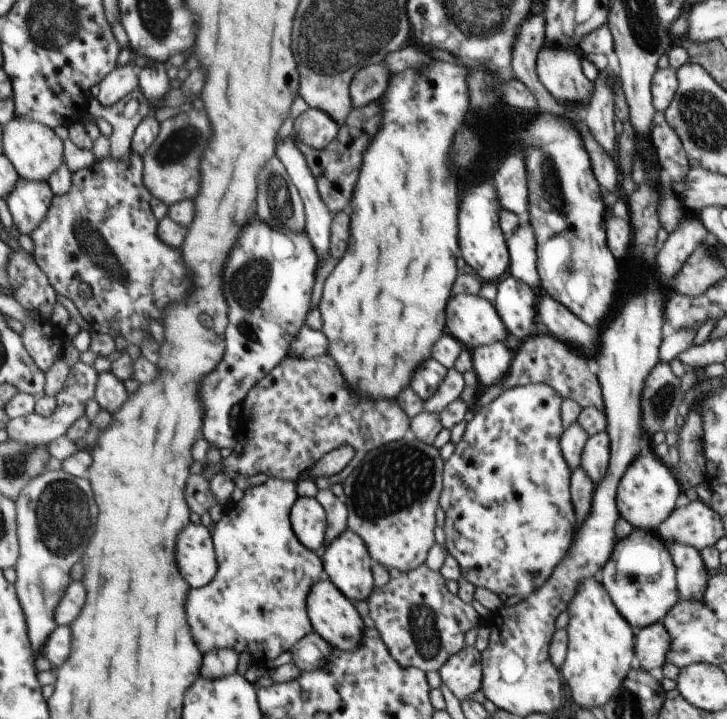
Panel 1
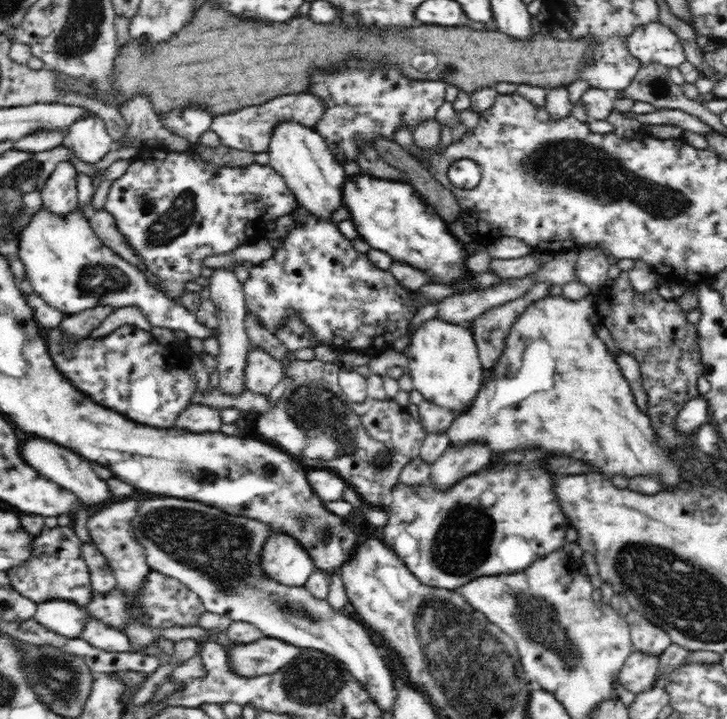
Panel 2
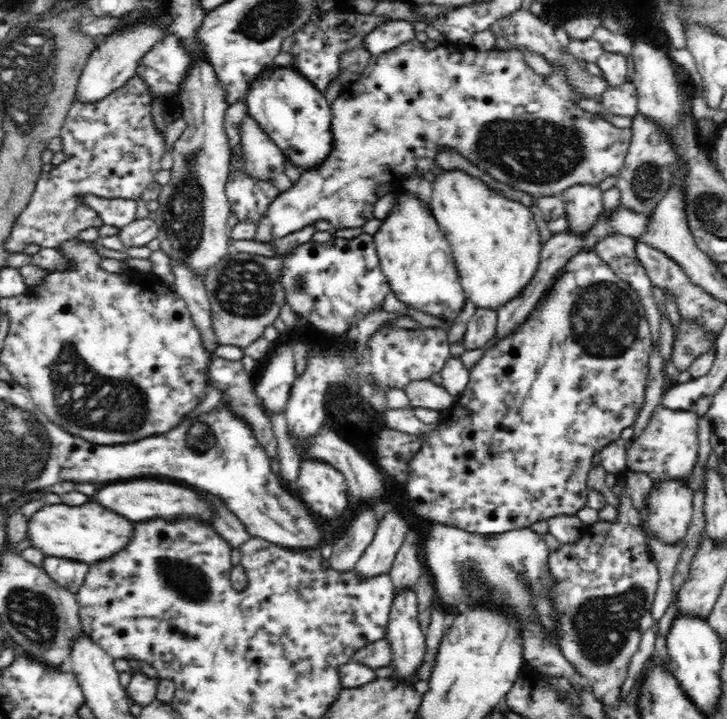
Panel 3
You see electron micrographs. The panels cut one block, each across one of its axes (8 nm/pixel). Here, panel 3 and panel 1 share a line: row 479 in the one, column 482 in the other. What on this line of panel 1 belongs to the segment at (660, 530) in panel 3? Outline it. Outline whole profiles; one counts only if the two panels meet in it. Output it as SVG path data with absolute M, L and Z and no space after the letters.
M473 643L453 654L439 670L444 686L448 686L460 701L472 697L474 692L482 688L483 672L481 651Z

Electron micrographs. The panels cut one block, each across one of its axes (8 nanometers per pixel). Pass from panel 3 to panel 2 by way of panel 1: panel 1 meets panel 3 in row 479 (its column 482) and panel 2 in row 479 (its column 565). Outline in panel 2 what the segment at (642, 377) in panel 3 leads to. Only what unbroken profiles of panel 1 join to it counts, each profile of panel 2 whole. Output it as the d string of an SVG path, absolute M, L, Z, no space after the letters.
M542 448L508 451L493 456L491 462L462 477L450 488L438 489L430 483L430 478L417 485L398 482L391 488L387 503L389 517L382 538L411 574L427 587L454 591L479 576L521 571L567 543L566 532L571 522L558 503L557 492L554 492L560 474L545 466L545 461L551 456Z

